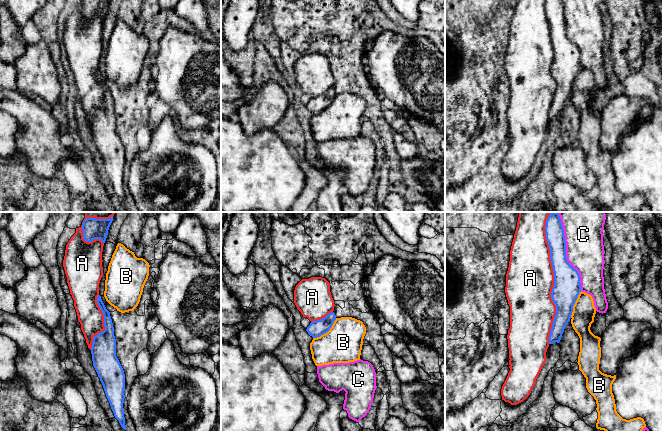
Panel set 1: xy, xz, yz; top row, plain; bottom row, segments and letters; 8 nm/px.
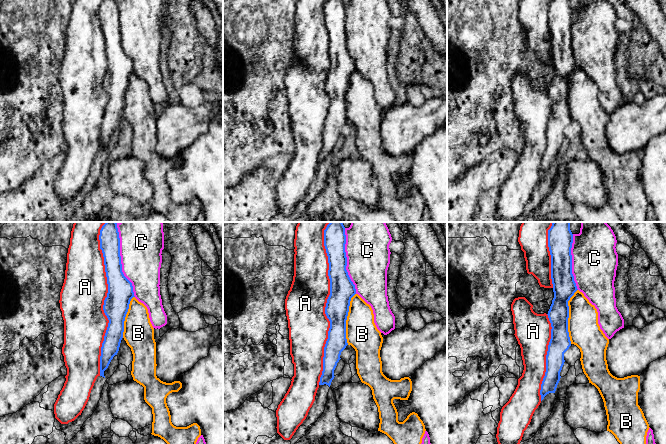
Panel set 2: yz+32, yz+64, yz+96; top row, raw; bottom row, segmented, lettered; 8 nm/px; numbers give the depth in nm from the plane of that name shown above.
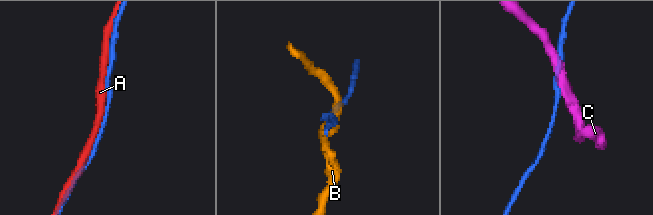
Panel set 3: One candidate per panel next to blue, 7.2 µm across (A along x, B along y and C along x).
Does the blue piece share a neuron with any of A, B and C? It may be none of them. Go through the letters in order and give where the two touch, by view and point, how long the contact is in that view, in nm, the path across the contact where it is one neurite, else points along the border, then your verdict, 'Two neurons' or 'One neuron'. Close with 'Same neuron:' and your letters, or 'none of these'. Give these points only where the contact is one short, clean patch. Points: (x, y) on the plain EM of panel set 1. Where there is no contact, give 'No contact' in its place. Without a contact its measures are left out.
A: Touches blue at yz (554, 60). Shared border 950 nm. One neuron
B: Touches blue at xz (326, 108). Shared border 260 nm. Two neurons
C: Touches blue at yz (566, 33). Shared border 550 nm. Two neurons
Same neuron: A

